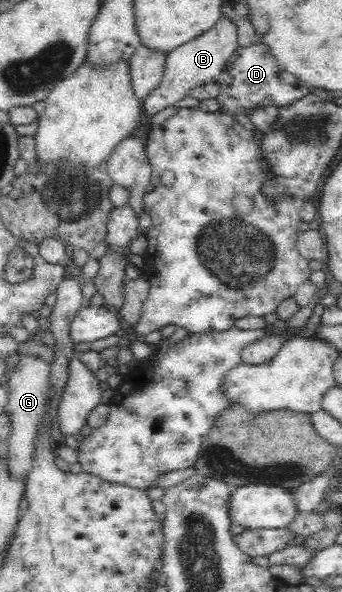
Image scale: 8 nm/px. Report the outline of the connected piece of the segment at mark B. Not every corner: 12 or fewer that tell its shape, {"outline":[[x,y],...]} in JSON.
{"outline":[[236,24],[170,51],[162,80],[143,97],[148,116],[214,82],[239,47]]}

